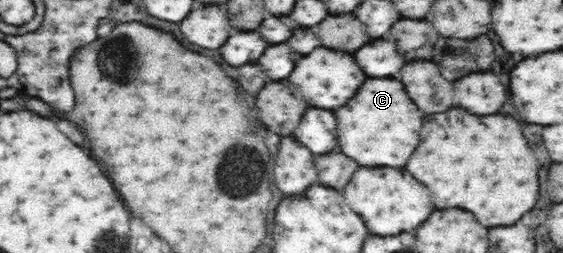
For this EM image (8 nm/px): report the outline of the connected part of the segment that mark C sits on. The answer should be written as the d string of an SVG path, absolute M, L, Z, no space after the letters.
M368 79L344 107L338 107L334 111L334 115L338 119L342 153L346 153L350 159L358 161L364 167L404 167L420 143L424 113L412 103L408 93L404 91L404 85L398 79Z

